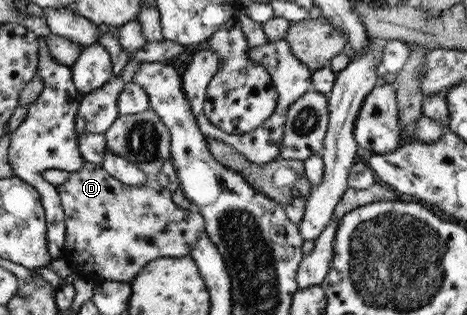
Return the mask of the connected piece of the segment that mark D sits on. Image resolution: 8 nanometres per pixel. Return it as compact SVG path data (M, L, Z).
M85 161L79 171L69 172L64 184L56 186L64 212L65 241L60 257L67 260L74 276L85 275L95 282L111 280L132 282L143 267L160 257L191 255L191 248L205 233L204 220L195 208L181 209L173 203L172 192L165 189L157 178L147 177L145 184L127 185L107 169Z

